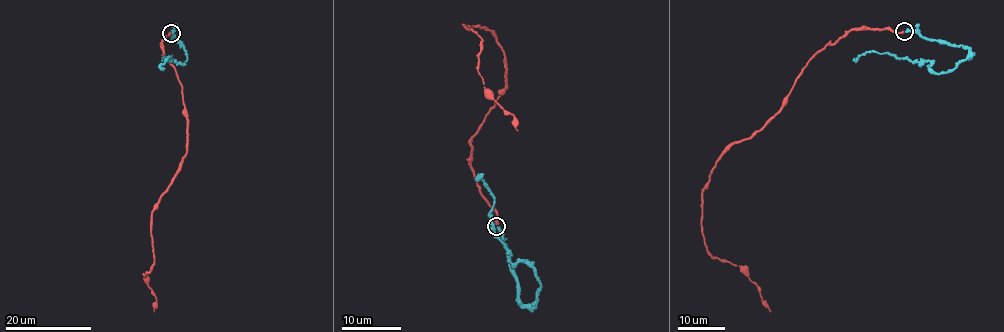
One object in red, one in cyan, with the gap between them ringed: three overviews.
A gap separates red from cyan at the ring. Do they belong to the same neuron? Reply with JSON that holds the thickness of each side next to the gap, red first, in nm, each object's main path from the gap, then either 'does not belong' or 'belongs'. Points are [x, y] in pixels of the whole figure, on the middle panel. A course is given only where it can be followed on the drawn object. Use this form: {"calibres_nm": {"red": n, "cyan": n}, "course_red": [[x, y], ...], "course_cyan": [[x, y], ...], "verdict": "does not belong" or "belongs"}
{"calibres_nm": {"red": 220, "cyan": 300}, "course_red": [[496, 225], [471, 137], [502, 95], [506, 57], [484, 27], [463, 25], [480, 37], [488, 94], [517, 130]], "course_cyan": [[497, 226], [517, 299], [529, 304], [540, 286], [535, 270], [512, 262], [495, 234], [482, 173]], "verdict": "belongs"}

